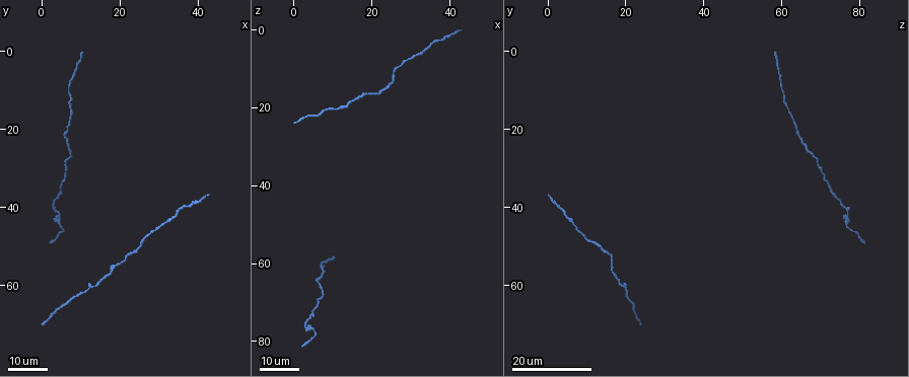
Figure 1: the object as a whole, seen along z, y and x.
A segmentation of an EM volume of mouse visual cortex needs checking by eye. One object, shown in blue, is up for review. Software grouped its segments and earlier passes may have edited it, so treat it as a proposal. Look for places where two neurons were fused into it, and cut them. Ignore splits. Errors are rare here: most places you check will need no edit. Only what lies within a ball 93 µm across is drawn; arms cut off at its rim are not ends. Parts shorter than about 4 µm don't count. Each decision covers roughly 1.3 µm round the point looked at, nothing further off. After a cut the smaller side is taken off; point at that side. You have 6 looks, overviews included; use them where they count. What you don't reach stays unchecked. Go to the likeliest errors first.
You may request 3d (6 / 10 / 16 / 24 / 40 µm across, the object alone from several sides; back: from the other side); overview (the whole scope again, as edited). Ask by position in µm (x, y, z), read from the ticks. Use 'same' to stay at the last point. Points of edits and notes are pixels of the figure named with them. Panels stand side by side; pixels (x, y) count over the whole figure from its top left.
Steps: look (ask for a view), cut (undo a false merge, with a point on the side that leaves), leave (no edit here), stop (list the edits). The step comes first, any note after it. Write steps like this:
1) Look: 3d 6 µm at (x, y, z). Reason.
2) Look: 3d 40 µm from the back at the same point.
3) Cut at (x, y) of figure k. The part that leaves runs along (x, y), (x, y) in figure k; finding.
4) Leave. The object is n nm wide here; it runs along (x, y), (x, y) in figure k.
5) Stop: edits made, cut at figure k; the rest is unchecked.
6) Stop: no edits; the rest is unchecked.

Look: 3d 24 µm at (31.5, 43.5, 6.0). Thick turns thin.

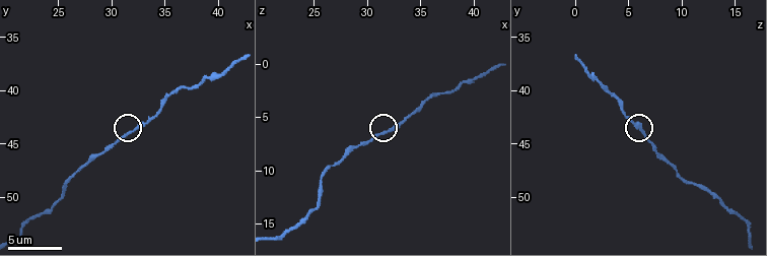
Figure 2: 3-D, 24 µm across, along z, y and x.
Look: 3d 10 µm at (31.8, 44.0, 6.4).

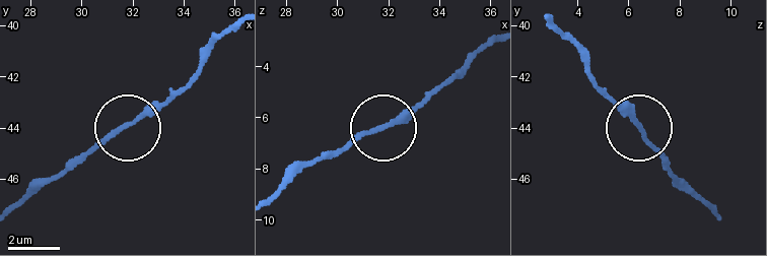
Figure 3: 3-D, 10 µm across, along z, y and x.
Leave. It runs along (277, 190), (362, 135), (389, 126), (432, 87) in figure 3; all the same neuron.

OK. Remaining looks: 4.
Look: 3d 16 µm at (7.0, 20.5, 63.5). Calibre changes.

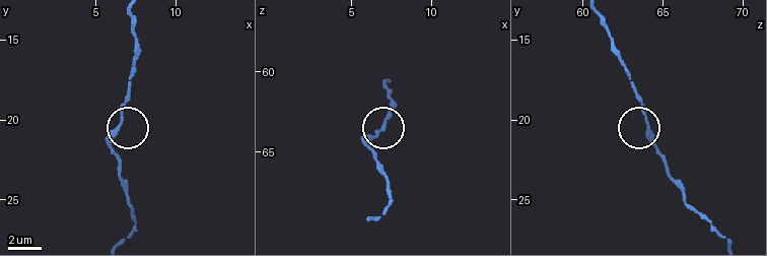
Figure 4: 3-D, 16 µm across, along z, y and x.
Look: 3d 6 µm at (6.6, 20.1, 64.1).

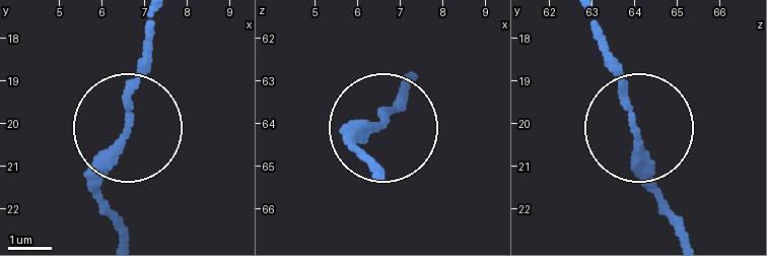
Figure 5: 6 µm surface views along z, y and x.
Leave. All the same neuron.

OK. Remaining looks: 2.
Look: 3d 24 µm at (6.0, 31.0, 71.0). Thick turns thin.

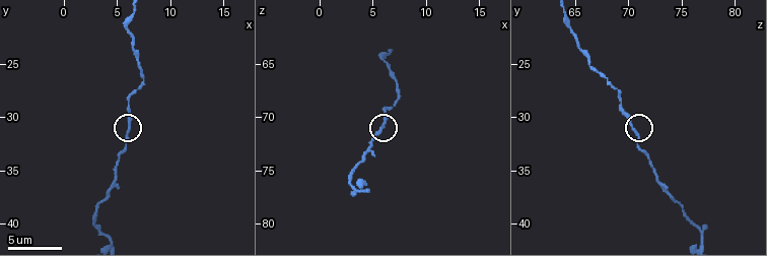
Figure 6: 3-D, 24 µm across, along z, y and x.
Look: 3d 10 µm at (6.0, 31.4, 70.8).

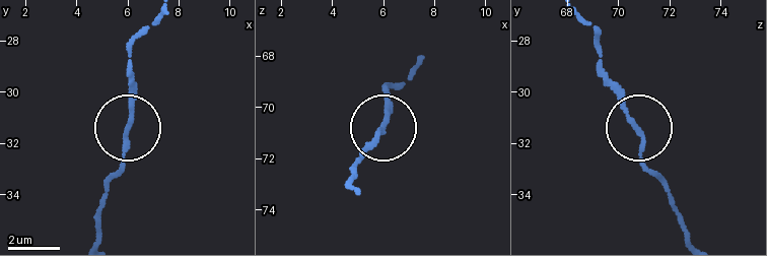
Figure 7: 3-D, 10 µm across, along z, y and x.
Leave. The object is 170 nm wide here; all the same neuron.

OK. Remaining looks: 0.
Stop: no edits; the rest is unchecked.

